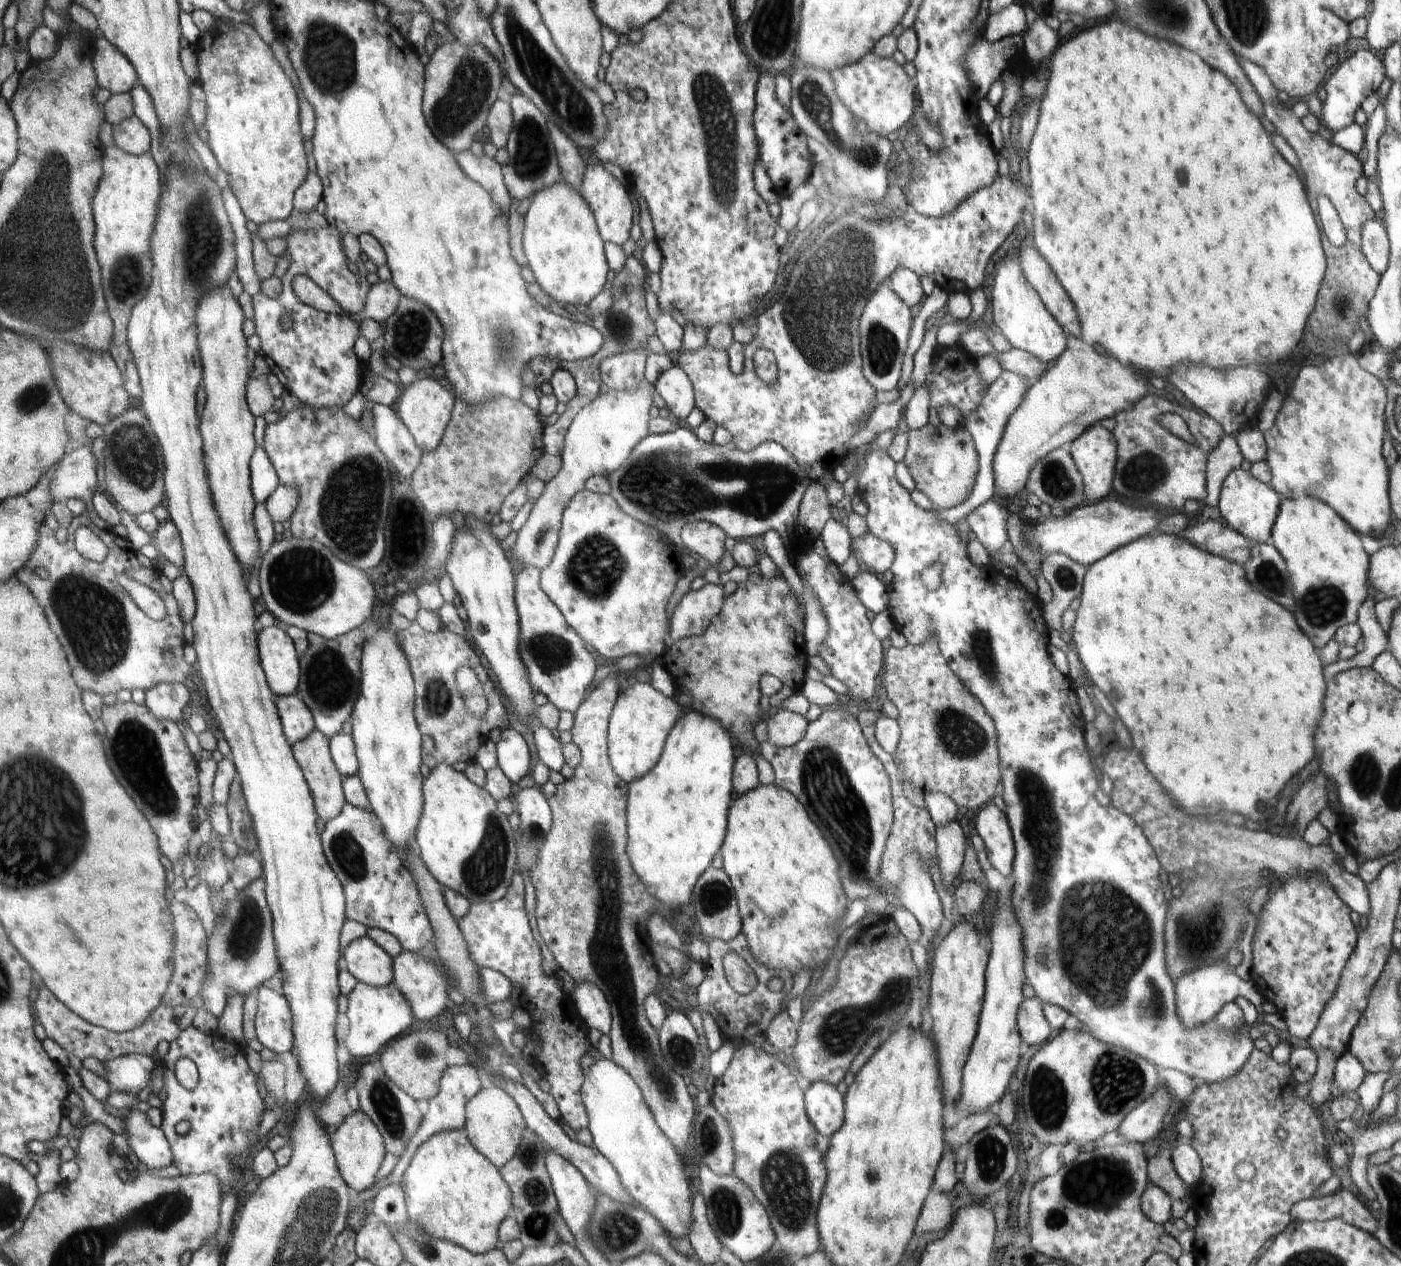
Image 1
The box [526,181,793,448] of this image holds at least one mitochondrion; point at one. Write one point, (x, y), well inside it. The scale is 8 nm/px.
(622, 324)

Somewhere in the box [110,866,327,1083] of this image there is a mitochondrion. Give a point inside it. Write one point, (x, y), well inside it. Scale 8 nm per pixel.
(250, 923)

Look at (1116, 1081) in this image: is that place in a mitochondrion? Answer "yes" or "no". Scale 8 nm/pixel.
yes

